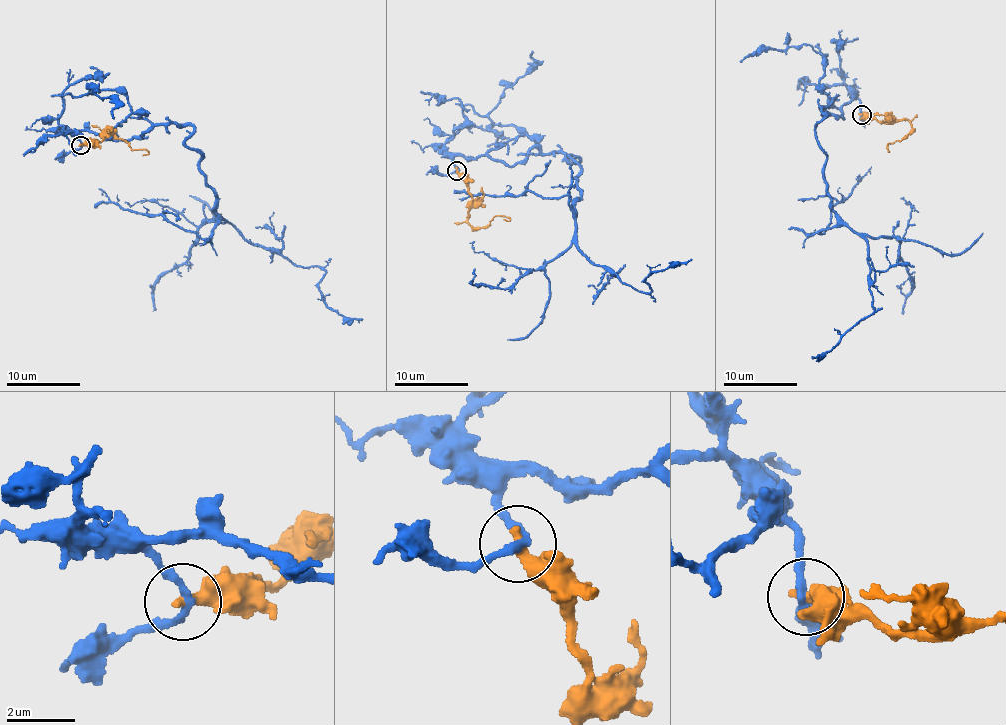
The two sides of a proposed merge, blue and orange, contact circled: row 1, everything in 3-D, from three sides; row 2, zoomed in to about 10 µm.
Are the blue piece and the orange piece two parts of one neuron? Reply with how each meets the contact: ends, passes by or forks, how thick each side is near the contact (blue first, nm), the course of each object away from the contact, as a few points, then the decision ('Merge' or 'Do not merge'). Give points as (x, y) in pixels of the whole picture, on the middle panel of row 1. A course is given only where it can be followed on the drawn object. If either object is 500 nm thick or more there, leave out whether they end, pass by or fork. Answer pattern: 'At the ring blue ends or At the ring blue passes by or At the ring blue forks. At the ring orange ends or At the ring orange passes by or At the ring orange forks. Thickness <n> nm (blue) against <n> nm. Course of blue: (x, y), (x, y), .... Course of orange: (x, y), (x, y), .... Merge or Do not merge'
At the ring blue passes by. At the ring orange ends. Thickness 200 nm (blue) against 360 nm. Course of blue: (457, 171), (563, 153), (592, 263), (648, 292), (692, 258). Course of orange: (457, 171), (471, 195), (468, 220), (477, 229), (483, 228), (498, 215), (510, 220), (504, 219). Do not merge

